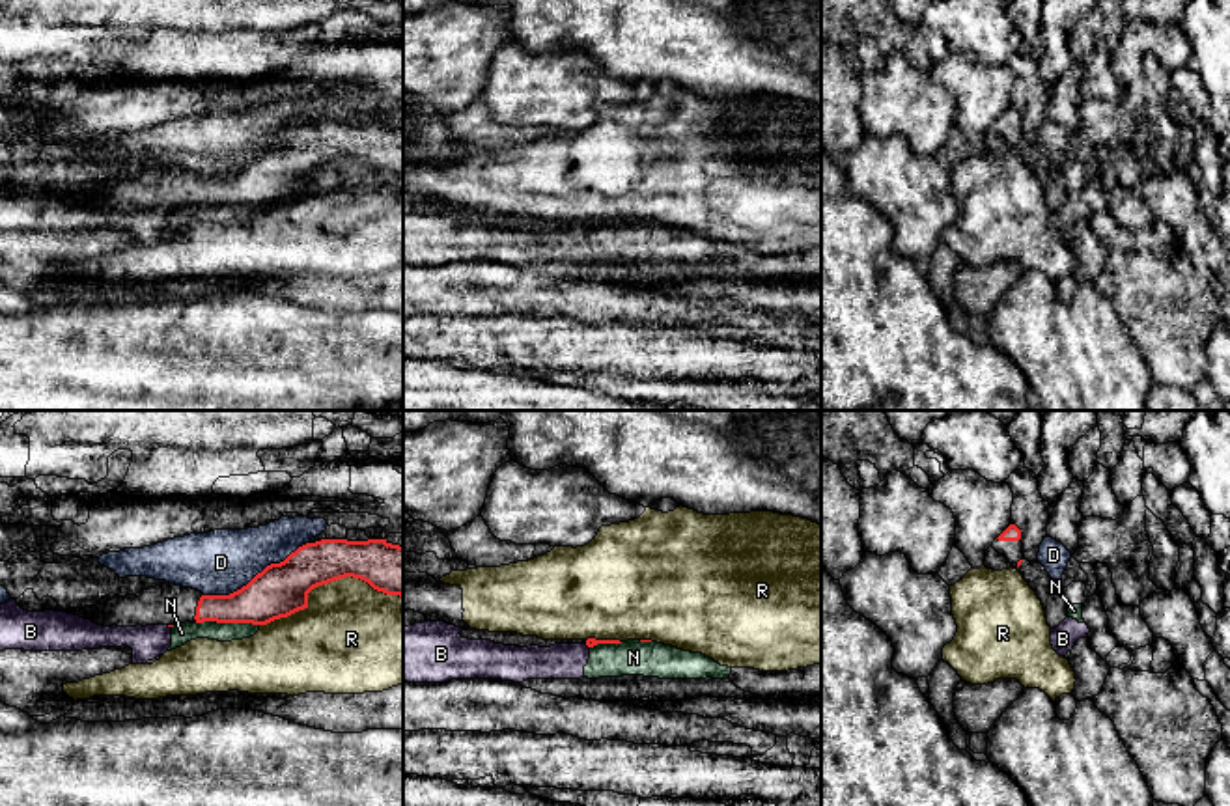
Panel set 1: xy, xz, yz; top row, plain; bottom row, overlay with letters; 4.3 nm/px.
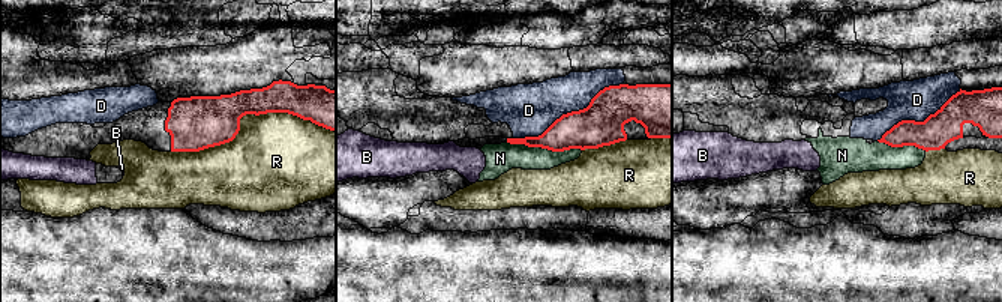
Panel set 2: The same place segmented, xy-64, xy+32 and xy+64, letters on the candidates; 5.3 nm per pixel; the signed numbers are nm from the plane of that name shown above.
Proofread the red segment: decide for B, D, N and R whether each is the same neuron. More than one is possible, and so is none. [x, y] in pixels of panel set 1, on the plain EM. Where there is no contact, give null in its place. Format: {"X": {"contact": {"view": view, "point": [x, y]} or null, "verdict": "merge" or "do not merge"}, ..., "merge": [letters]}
{"B": {"contact": null, "verdict": "do not merge"}, "D": {"contact": {"view": "xy", "point": [258, 155]}, "verdict": "do not merge"}, "N": {"contact": {"view": "xy", "point": [228, 204]}, "verdict": "do not merge"}, "R": {"contact": {"view": "xy", "point": [325, 165]}, "verdict": "do not merge"}, "merge": []}

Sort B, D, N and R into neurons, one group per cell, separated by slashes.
B N / D / R

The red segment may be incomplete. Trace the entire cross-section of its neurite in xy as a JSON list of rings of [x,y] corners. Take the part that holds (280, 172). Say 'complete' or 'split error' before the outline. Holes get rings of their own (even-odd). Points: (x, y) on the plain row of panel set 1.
split error; [[[321,121],[299,129],[280,146],[267,147],[230,177],[203,177],[164,164],[97,188],[69,190],[67,196],[103,209],[174,209],[185,203],[267,207],[308,190],[308,175],[314,170],[345,159],[360,160],[386,177],[403,179],[403,129],[386,121]]]

